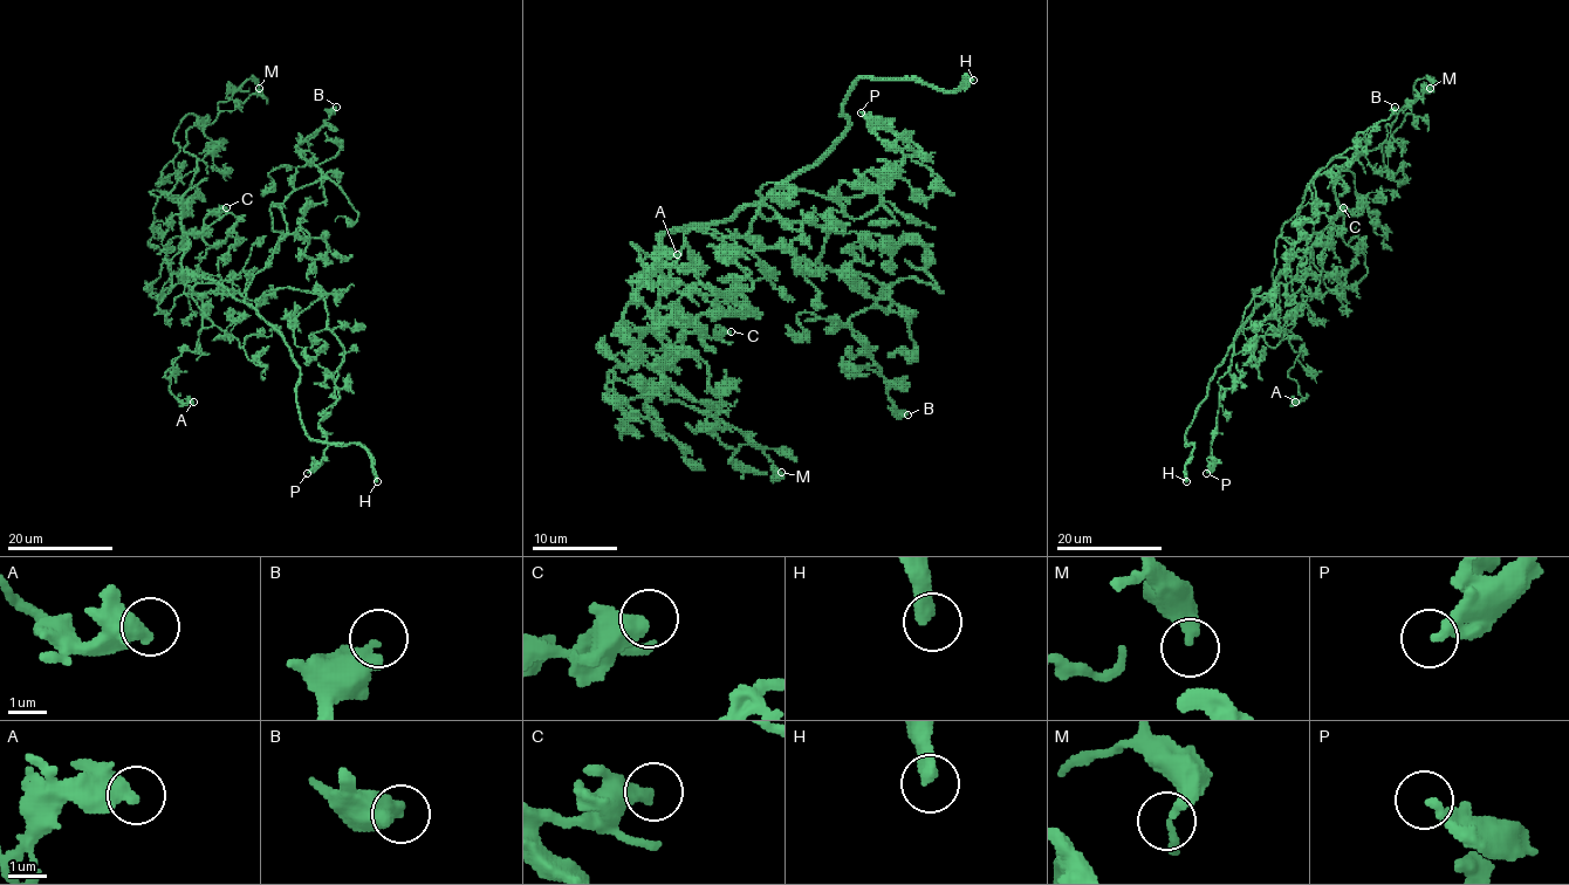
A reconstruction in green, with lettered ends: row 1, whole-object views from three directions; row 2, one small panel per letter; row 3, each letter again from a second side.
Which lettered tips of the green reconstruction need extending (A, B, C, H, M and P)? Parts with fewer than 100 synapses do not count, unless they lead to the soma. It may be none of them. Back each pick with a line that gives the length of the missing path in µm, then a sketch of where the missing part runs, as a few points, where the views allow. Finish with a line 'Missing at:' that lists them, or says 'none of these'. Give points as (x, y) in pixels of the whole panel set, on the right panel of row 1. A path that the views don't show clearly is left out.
H: Missing length about 10 µm. Course of what is missing: (1186, 481), (1182, 477), (1179, 455), (1183, 438)
Missing at: H

